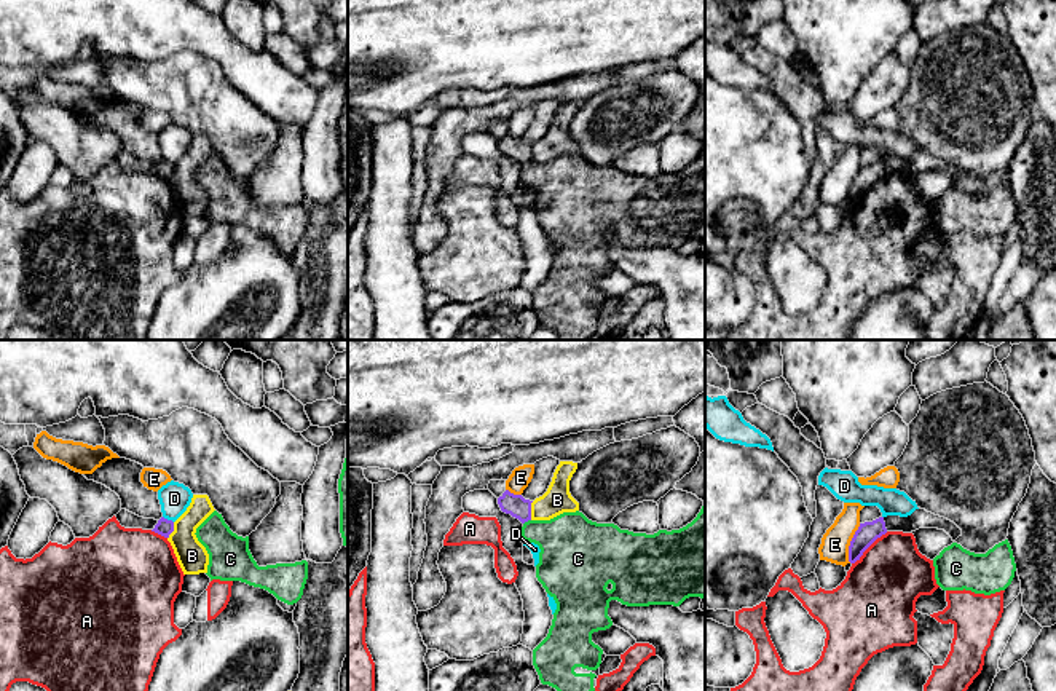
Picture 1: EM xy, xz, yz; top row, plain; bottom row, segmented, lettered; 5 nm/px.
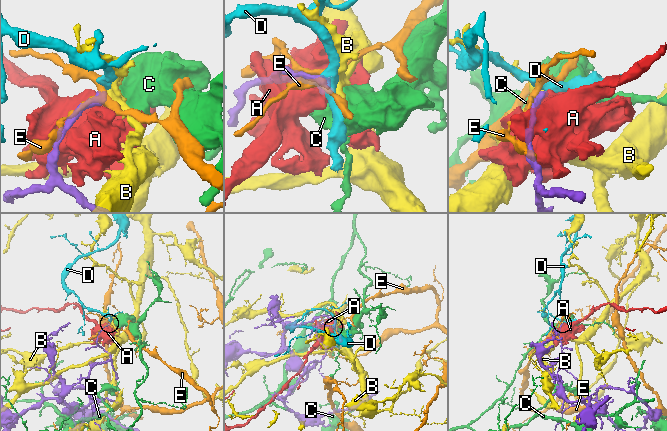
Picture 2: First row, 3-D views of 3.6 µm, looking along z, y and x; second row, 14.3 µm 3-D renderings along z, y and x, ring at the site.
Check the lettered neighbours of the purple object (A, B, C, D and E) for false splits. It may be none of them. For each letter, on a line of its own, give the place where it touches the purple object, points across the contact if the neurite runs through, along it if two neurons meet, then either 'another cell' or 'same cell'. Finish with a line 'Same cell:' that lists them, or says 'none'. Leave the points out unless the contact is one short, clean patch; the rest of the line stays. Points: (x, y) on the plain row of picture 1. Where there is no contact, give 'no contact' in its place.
A: meets purple in yz at (870, 187); another cell
B: meets purple in xz at (530, 153); another cell
C: meets purple in xz at (527, 163); another cell
D: meets purple in xy at (166, 161); border along xy (163, 158), (173, 165); another cell
E: meets purple in yz at (851, 185); another cell
Same cell: none

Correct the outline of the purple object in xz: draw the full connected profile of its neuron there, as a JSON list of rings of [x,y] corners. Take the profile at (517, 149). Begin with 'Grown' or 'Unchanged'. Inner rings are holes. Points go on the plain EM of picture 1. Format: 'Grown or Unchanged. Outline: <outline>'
Unchanged. Outline: [[[509,132],[498,140],[501,153],[518,161],[522,166],[531,163],[531,145],[533,144],[525,142],[522,137],[514,137]]]

